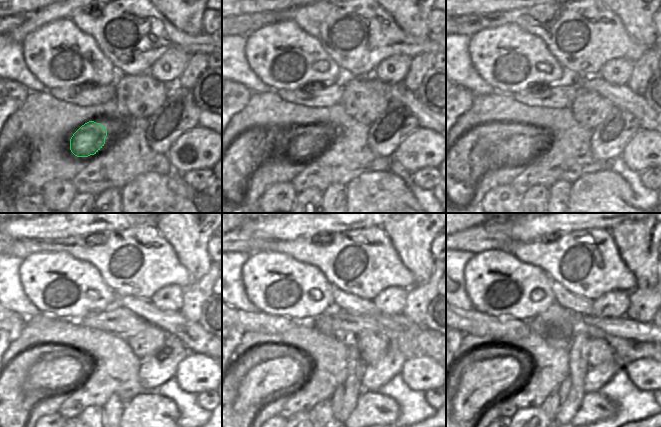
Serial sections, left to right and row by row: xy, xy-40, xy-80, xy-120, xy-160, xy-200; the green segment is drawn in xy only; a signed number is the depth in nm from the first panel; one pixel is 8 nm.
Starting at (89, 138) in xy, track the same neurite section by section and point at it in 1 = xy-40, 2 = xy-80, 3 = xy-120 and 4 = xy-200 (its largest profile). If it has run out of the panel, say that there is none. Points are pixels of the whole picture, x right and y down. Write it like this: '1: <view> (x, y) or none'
1: xy-40 (303, 145)
2: xy-80 (518, 147)
3: xy-120 (61, 371)
4: xy-200 (483, 382)

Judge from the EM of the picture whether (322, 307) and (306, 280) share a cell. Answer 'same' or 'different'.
same

